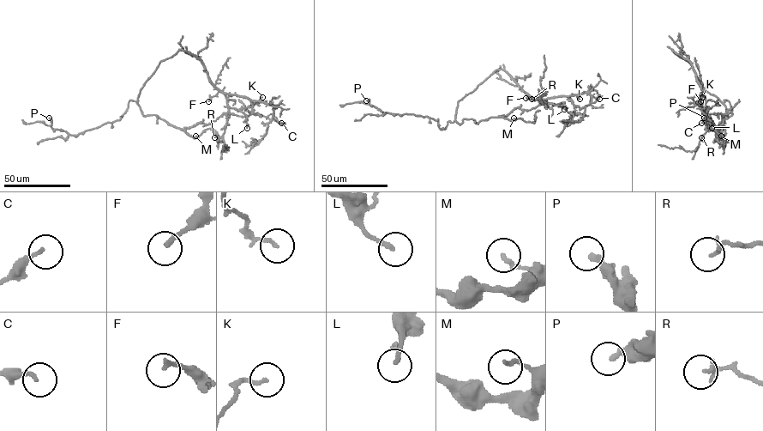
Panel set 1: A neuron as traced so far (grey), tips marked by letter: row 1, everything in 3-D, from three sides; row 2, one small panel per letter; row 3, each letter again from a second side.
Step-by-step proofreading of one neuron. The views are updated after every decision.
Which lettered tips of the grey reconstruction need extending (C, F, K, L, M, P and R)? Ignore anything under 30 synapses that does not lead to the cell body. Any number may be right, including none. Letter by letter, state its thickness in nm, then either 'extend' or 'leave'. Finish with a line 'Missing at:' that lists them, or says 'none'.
C: calibre 150 nm; leave
F: calibre 200 nm; leave
K: calibre 140 nm; leave
L: calibre 180 nm; leave
M: calibre 190 nm; leave
P: calibre 280 nm; leave
R: calibre 190 nm; leave
Missing at: none

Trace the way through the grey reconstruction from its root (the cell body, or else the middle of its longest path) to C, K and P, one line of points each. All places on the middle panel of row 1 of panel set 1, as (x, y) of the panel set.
C: (489, 118), (560, 96), (587, 93), (591, 102), (599, 99)
K: (489, 118), (507, 116), (517, 107), (531, 110), (544, 104), (543, 99), (573, 95), (579, 99)
P: (489, 118), (477, 123), (464, 118), (459, 124), (449, 121), (441, 130), (438, 118), (383, 112), (366, 100)

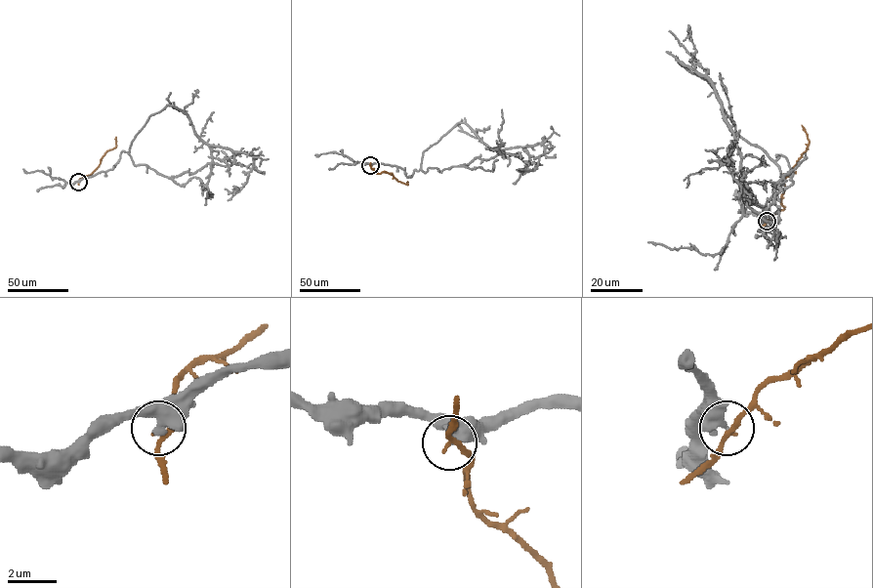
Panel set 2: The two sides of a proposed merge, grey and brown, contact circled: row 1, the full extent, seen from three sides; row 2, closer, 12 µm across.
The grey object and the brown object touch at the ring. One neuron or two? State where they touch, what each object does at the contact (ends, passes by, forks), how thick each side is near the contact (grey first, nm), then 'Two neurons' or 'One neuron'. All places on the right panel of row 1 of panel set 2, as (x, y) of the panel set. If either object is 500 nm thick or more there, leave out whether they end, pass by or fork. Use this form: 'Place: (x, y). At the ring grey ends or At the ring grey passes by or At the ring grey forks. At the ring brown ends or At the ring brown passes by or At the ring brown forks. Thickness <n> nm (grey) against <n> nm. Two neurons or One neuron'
Place: (767, 221). Thickness 650 nm (grey) against 160 nm. Two neurons

